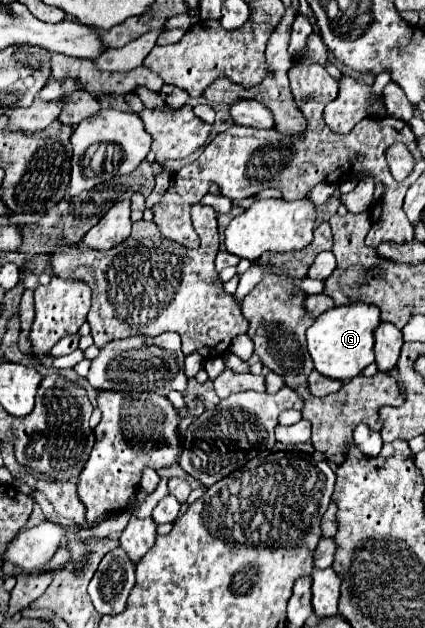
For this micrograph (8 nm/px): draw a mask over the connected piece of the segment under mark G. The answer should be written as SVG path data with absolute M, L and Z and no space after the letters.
M363 301L339 305L319 315L315 323L307 329L309 353L313 357L315 369L321 375L341 381L351 381L353 377L361 375L367 365L375 363L373 345L375 345L375 329L379 327L379 323L381 323L381 309L377 305L369 305Z

